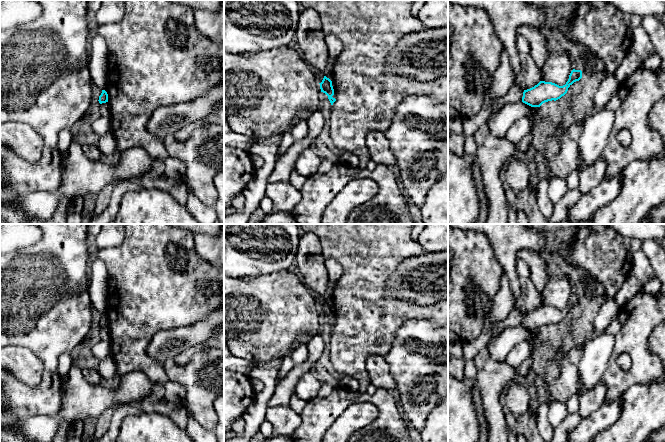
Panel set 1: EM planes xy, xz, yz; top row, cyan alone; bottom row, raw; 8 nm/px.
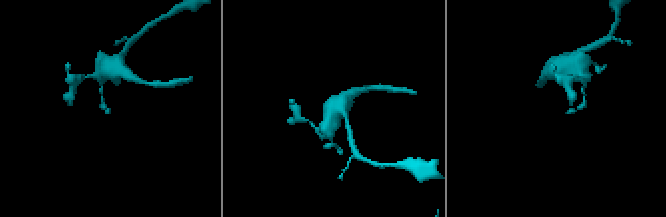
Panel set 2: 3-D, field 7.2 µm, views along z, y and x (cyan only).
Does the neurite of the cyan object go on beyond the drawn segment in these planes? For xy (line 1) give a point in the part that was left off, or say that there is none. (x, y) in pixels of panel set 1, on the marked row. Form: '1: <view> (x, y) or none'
1: none

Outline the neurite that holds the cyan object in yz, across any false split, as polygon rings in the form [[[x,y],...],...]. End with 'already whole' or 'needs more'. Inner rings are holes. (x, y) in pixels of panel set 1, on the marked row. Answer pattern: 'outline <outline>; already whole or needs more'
outline [[[573,69],[565,85],[559,86],[552,82],[540,81],[534,87],[524,90],[522,102],[531,107],[540,107],[548,101],[556,101],[564,96],[568,88],[582,78],[582,71]]]; already whole

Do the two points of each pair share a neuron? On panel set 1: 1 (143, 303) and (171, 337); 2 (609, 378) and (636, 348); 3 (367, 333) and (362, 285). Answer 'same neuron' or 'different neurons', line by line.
1: different neurons
2: same neuron
3: same neuron

